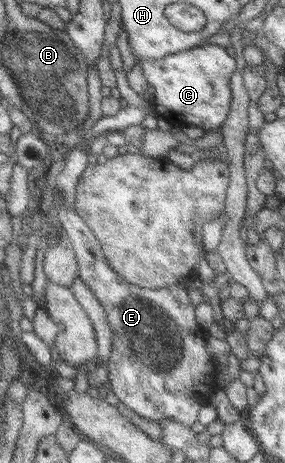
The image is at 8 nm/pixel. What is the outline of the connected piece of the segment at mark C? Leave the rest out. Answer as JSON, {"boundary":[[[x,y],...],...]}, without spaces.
{"boundary":[[[207,44],[196,46],[190,49],[165,55],[160,59],[140,59],[136,58],[135,63],[142,72],[143,79],[147,85],[152,87],[153,98],[150,103],[155,110],[156,116],[162,116],[170,126],[199,127],[203,132],[216,131],[226,119],[230,105],[230,86],[229,79],[236,67],[234,57],[226,53],[226,48],[222,46]]]}

